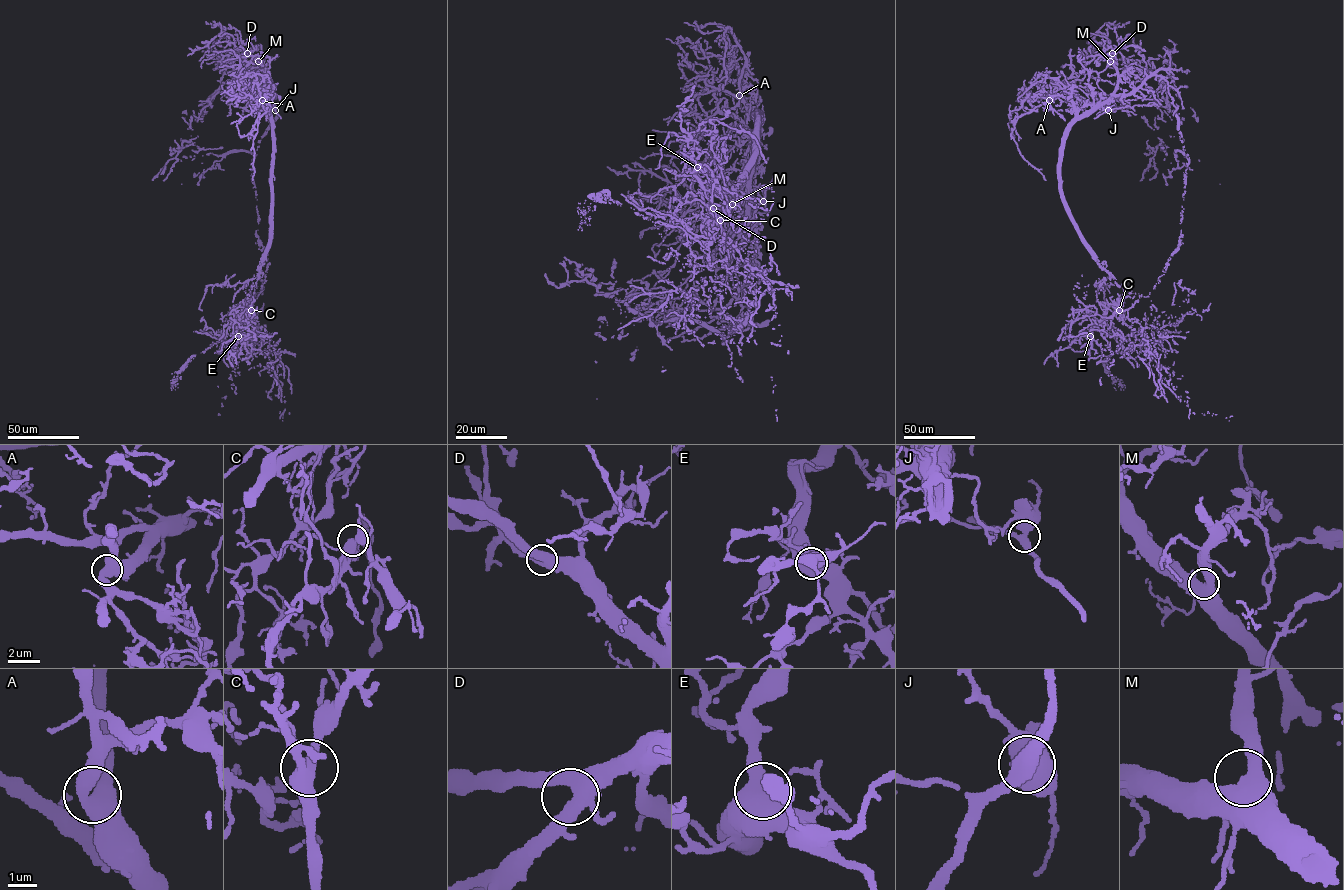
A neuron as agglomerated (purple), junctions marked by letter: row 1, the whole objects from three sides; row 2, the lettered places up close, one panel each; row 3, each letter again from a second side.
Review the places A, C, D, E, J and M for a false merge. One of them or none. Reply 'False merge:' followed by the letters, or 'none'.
False merge: J

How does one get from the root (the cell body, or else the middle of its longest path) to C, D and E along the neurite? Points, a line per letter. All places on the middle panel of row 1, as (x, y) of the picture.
C: (756, 128), (754, 158), (722, 227), (702, 193), (687, 193), (687, 200), (709, 205), (720, 220)
D: (756, 128), (757, 115), (759, 126), (754, 145), (749, 216), (743, 216), (724, 205), (713, 208)
E: (756, 128), (754, 158), (740, 176), (737, 202), (722, 227), (704, 203), (697, 167)

